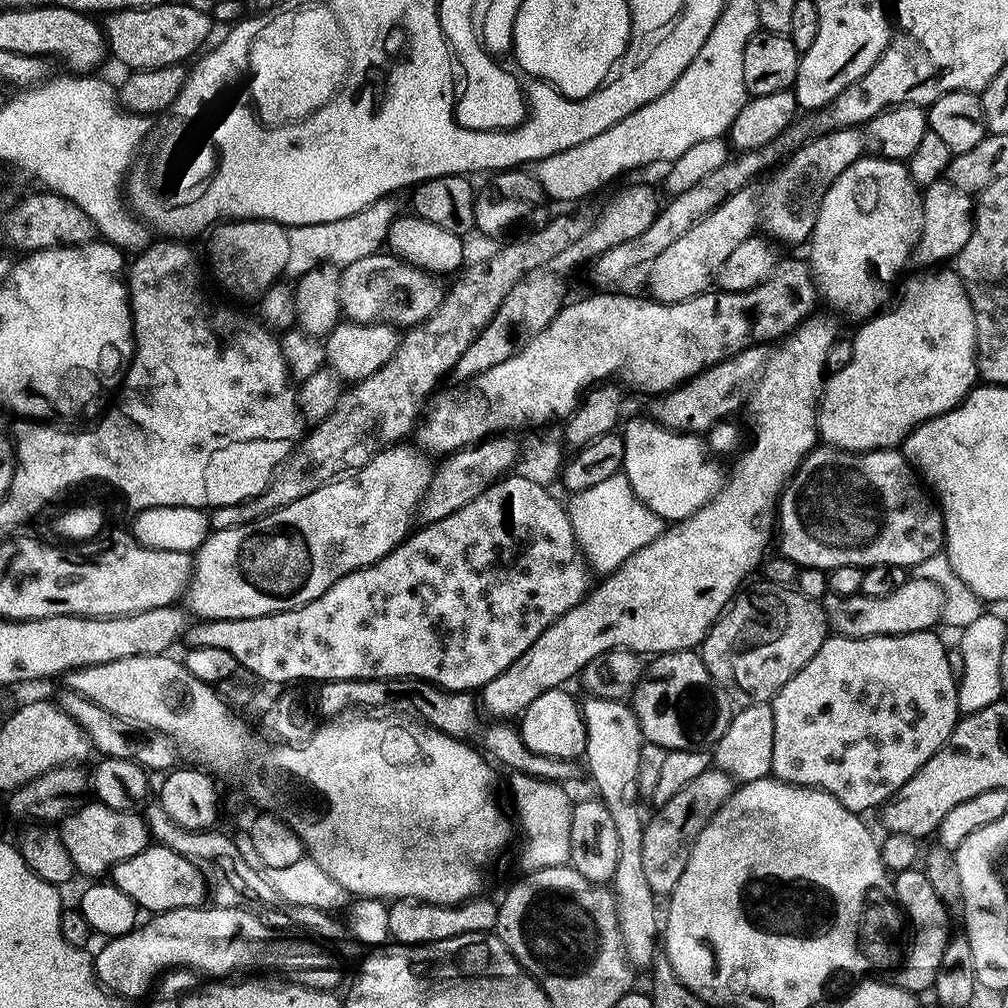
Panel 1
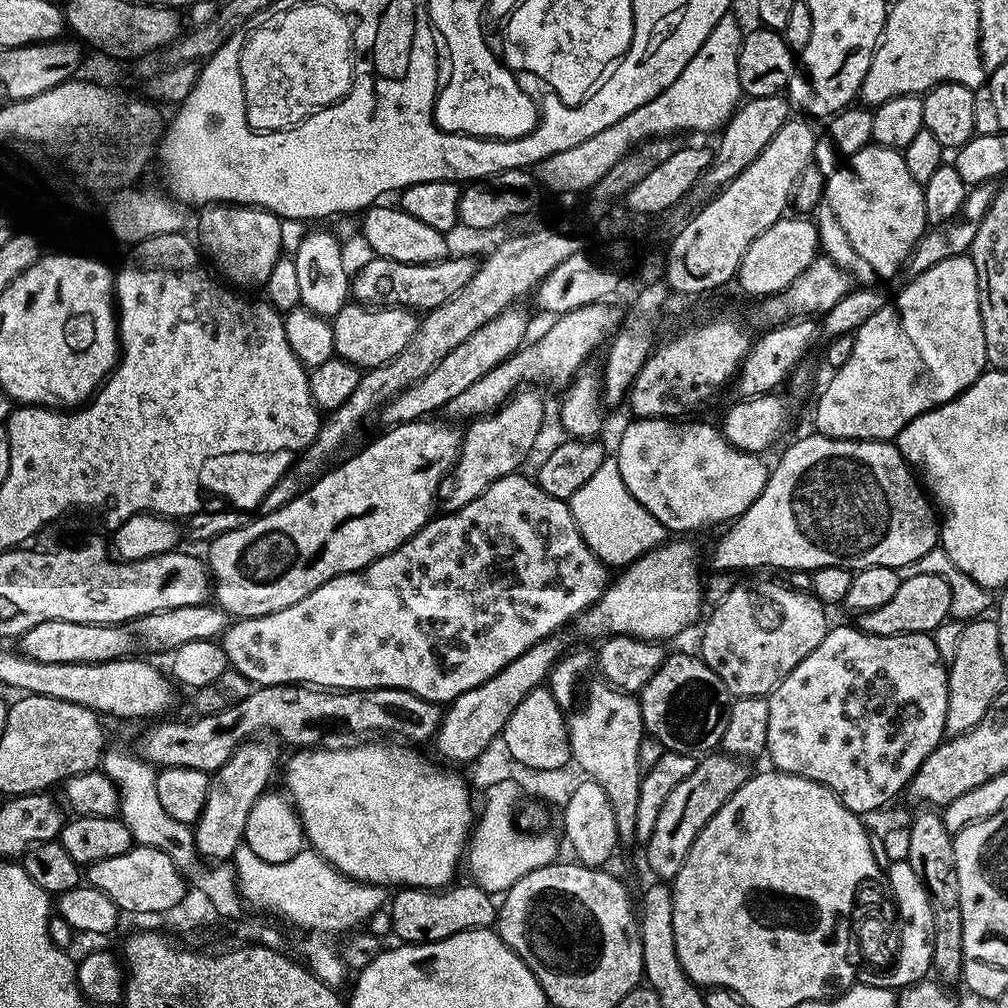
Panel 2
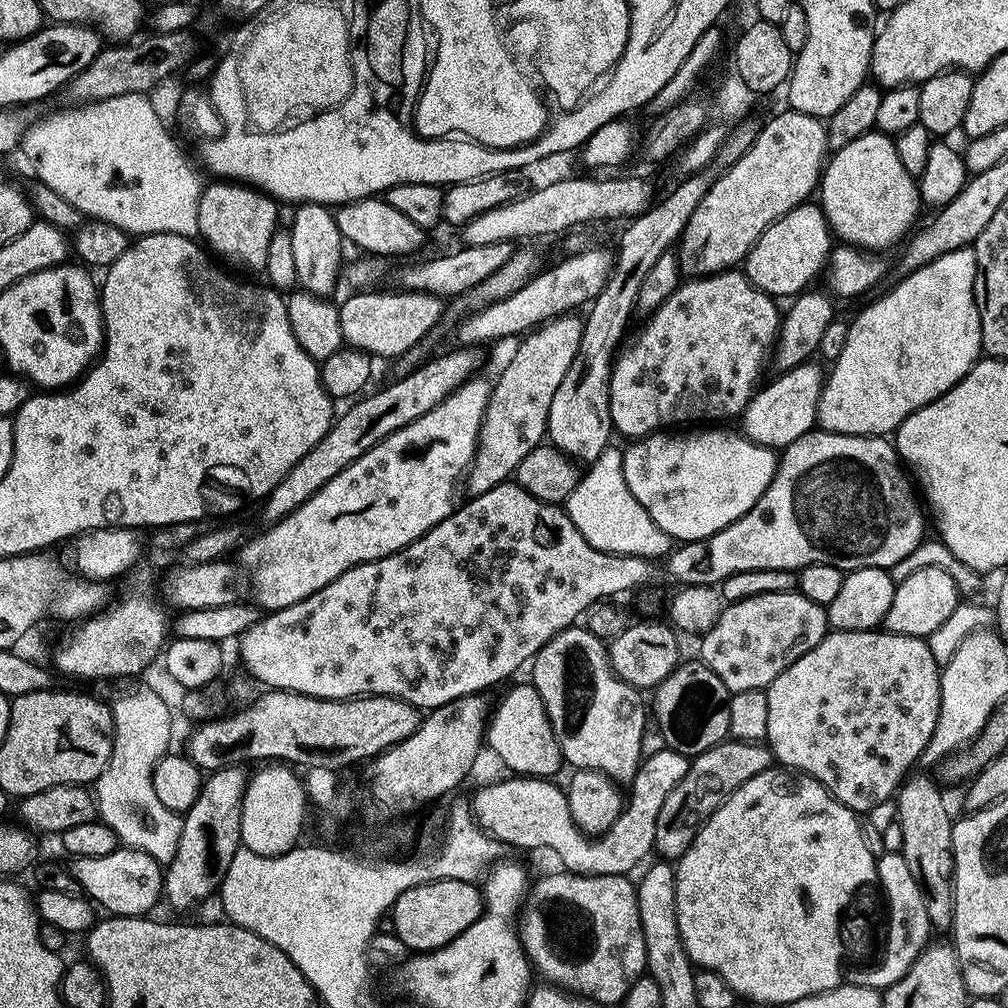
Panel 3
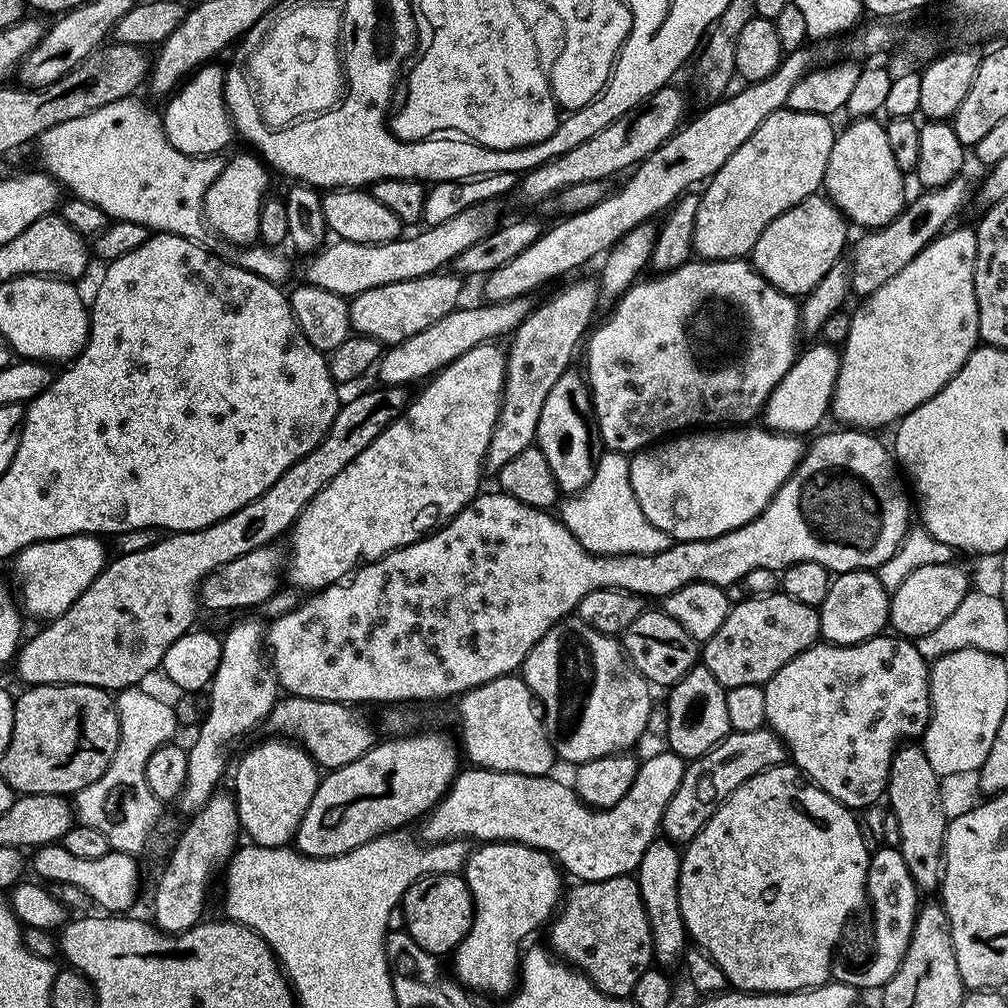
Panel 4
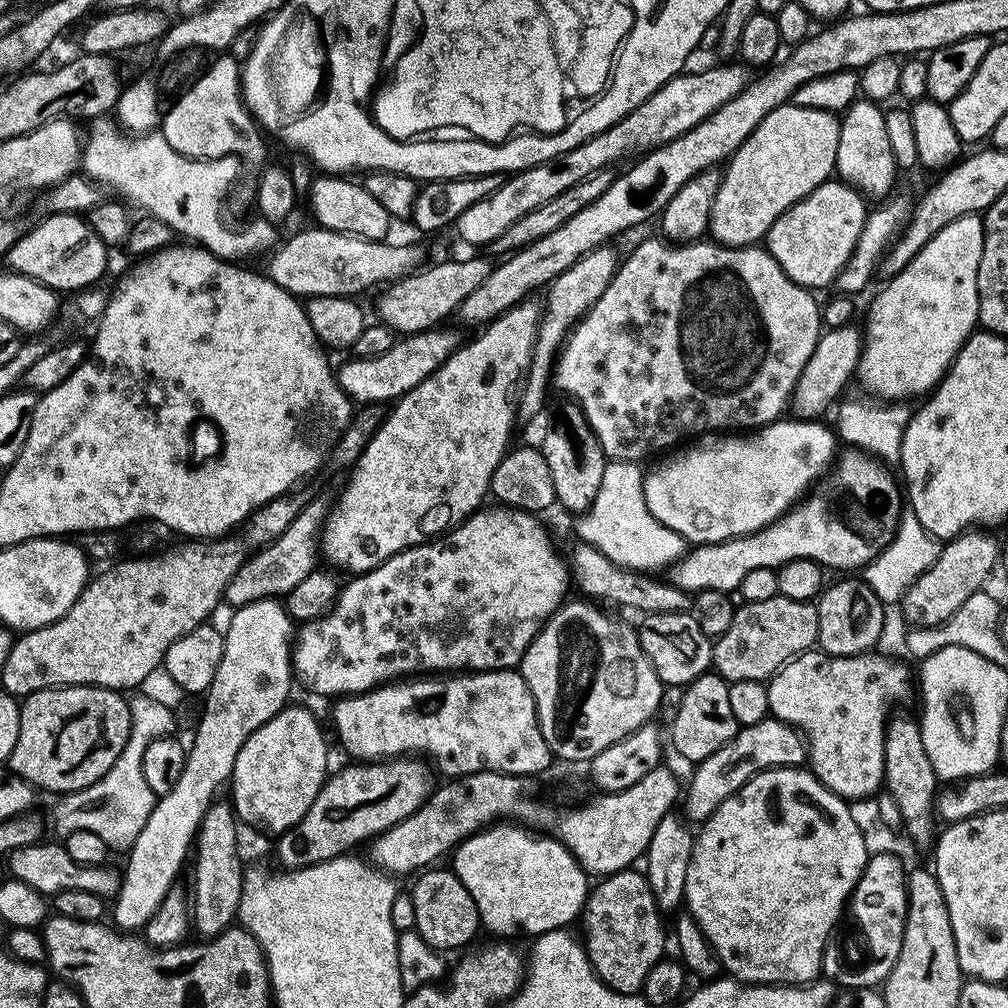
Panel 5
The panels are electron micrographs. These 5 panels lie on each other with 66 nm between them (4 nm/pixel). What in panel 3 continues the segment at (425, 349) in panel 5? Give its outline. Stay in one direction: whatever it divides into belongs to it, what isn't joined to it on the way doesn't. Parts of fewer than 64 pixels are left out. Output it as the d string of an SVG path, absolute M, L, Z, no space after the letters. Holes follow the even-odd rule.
M602 248L584 250L544 271L541 269L514 294L492 304L483 305L478 309L480 311L468 317L456 332L457 343L473 347L480 345L480 342L496 338L508 338L516 334L520 336L556 316L571 313L576 307L584 303L587 305L596 298L599 292L597 286L606 281L607 273L608 261L606 262L606 252Z

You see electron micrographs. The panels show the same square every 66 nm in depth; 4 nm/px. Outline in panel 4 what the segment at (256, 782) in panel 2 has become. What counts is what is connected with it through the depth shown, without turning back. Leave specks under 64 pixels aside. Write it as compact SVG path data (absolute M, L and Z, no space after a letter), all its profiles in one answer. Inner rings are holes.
M213 793L206 806L193 813L189 820L158 878L152 896L151 919L161 932L179 934L201 923L210 880L218 866L232 858L238 846L236 840L240 838L240 819L237 818L233 795Z

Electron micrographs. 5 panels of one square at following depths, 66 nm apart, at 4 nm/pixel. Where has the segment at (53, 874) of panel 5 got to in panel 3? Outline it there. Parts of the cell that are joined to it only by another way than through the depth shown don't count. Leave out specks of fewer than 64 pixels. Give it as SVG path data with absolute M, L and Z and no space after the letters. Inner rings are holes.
M118 846L110 854L102 854L102 858L77 856L71 863L70 871L80 883L80 892L93 905L101 909L104 907L105 913L113 916L148 916L151 908L161 903L164 890L162 865L140 849Z

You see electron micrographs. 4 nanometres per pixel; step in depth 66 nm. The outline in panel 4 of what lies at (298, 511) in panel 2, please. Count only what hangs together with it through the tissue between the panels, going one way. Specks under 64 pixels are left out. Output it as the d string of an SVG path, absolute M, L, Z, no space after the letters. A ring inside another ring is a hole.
M489 342L474 346L432 376L423 385L420 397L415 397L389 428L384 428L338 478L304 507L290 529L292 560L290 556L286 564L287 579L289 576L297 589L319 590L343 581L362 562L380 560L396 548L424 539L477 496L481 491L480 472L485 471L484 459L504 397L504 379L508 377L508 357L498 345Z

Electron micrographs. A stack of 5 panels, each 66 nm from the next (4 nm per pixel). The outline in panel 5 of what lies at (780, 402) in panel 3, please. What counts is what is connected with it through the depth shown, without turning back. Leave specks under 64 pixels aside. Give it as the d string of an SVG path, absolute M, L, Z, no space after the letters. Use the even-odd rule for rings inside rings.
M848 323L841 328L829 328L821 331L820 341L816 344L810 362L802 370L796 388L792 392L790 408L795 419L816 420L828 407L835 405L841 399L840 391L856 374L856 367L860 364L860 349L862 347L862 332L855 323Z

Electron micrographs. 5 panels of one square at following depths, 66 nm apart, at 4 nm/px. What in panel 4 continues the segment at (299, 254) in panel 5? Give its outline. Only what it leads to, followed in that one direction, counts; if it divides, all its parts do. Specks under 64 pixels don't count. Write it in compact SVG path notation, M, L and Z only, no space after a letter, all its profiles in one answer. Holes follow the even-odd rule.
M495 203L475 204L462 214L454 214L441 224L425 227L425 232L417 236L405 235L386 242L385 244L359 244L349 240L337 239L336 244L325 243L311 257L308 264L307 283L321 287L322 290L332 291L336 295L351 298L366 290L374 290L374 286L386 286L390 282L406 282L439 272L445 266L451 265L474 242L486 238L495 232L501 223L500 212Z

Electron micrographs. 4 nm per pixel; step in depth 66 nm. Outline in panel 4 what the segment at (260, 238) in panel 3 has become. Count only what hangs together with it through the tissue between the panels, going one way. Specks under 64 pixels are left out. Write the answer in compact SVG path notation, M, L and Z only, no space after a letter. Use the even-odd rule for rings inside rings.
M247 151L227 159L225 168L211 184L204 199L204 218L209 229L220 234L223 241L237 247L251 245L259 237L260 214L270 175L261 157L253 151Z

